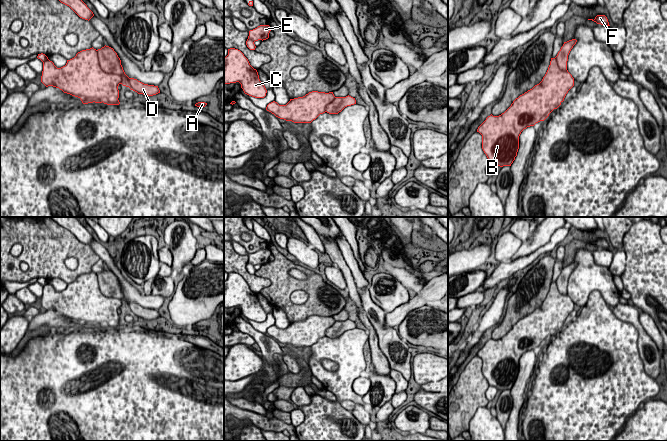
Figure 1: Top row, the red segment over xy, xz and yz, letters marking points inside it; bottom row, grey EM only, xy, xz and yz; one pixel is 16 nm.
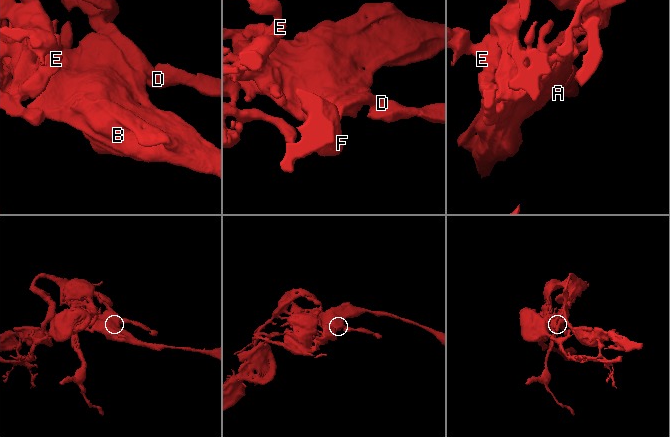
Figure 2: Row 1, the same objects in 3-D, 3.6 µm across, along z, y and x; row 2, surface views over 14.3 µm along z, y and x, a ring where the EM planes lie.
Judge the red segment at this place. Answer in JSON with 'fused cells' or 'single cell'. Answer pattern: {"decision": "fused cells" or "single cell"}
{"decision": "single cell"}

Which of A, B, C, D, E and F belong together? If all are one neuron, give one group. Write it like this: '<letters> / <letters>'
A B C D E F

